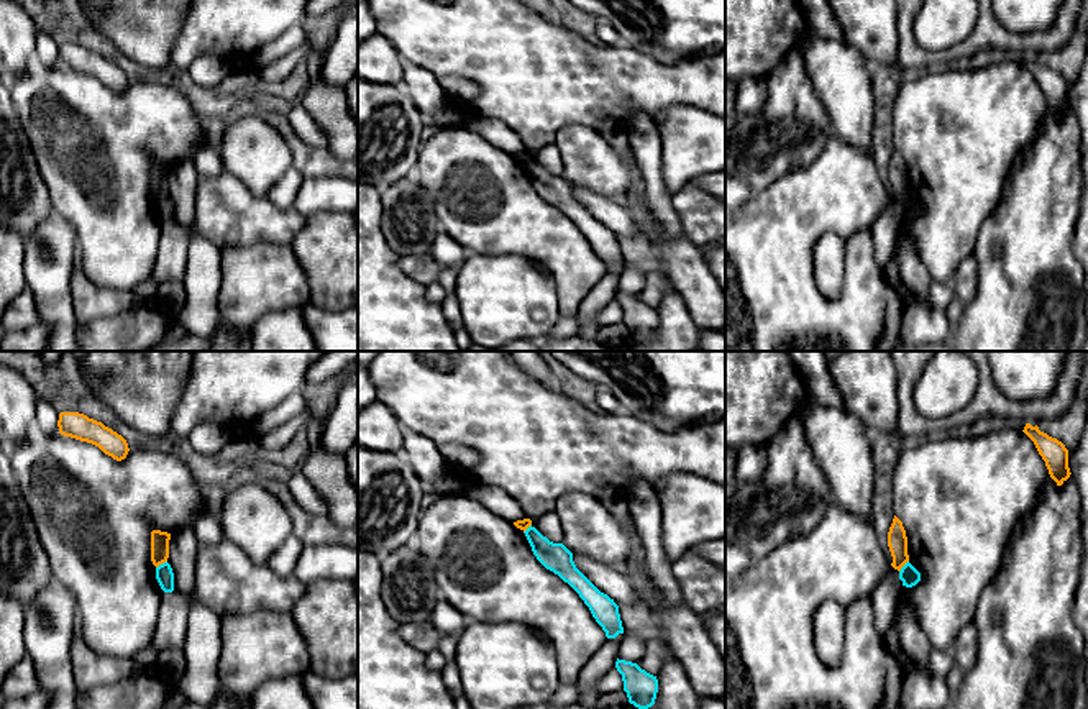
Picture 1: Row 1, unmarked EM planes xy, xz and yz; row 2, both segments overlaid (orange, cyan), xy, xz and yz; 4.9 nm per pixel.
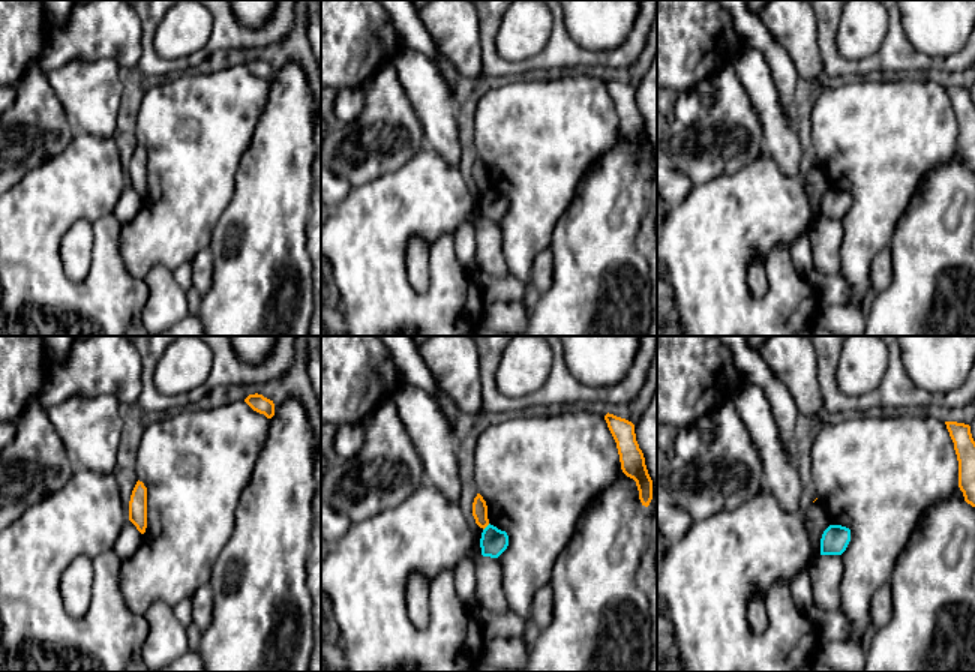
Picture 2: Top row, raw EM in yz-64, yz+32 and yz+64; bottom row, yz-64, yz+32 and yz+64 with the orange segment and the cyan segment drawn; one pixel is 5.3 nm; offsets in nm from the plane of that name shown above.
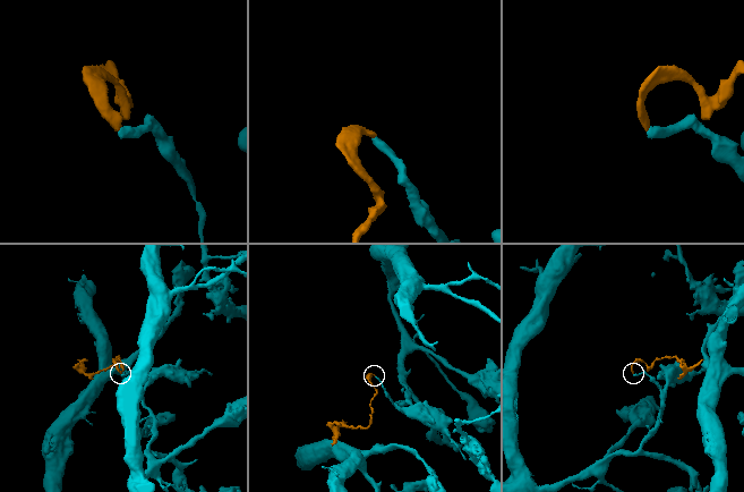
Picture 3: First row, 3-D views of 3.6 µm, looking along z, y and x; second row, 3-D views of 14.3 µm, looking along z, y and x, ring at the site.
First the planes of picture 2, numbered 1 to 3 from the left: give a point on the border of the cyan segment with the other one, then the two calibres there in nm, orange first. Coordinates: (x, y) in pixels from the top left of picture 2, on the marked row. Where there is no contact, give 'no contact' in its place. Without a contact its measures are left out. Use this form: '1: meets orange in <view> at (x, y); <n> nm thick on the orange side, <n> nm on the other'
1: no contact
2: meets orange in yz+32 at (486, 525); 80 nm thick on the orange side, 150 nm on the other
3: no contact

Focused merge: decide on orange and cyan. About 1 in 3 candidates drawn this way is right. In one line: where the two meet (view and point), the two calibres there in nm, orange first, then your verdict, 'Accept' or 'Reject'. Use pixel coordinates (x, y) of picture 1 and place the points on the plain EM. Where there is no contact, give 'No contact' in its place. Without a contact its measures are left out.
Touches orange at xy (161, 196). Thickness 100 nm (orange) against 90 nm. Reject

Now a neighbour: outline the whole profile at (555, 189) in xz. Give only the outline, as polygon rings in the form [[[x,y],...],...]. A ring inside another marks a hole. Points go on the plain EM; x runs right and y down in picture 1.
[[[532,158],[523,166],[537,192],[579,226],[606,269],[615,271],[624,266],[619,238],[576,200],[573,185],[563,176],[550,174]]]

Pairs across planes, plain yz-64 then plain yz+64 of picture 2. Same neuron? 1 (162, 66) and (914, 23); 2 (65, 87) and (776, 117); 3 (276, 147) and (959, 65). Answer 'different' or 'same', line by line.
1: different
2: same
3: different

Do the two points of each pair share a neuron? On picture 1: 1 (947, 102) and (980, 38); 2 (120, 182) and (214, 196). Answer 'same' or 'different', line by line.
1: different
2: different

